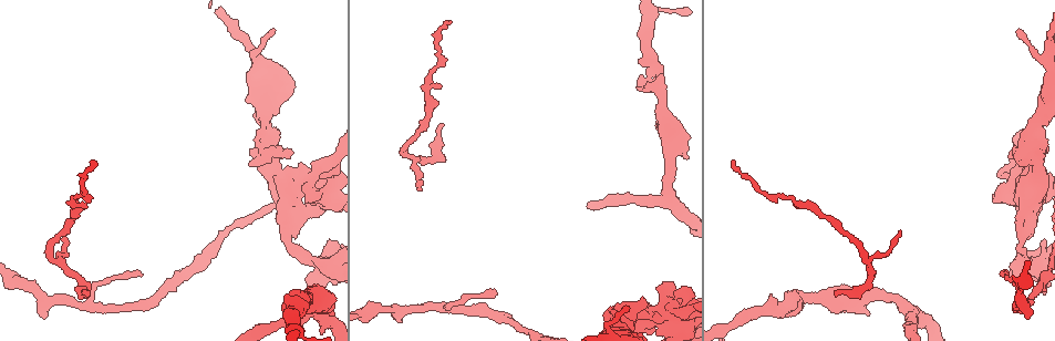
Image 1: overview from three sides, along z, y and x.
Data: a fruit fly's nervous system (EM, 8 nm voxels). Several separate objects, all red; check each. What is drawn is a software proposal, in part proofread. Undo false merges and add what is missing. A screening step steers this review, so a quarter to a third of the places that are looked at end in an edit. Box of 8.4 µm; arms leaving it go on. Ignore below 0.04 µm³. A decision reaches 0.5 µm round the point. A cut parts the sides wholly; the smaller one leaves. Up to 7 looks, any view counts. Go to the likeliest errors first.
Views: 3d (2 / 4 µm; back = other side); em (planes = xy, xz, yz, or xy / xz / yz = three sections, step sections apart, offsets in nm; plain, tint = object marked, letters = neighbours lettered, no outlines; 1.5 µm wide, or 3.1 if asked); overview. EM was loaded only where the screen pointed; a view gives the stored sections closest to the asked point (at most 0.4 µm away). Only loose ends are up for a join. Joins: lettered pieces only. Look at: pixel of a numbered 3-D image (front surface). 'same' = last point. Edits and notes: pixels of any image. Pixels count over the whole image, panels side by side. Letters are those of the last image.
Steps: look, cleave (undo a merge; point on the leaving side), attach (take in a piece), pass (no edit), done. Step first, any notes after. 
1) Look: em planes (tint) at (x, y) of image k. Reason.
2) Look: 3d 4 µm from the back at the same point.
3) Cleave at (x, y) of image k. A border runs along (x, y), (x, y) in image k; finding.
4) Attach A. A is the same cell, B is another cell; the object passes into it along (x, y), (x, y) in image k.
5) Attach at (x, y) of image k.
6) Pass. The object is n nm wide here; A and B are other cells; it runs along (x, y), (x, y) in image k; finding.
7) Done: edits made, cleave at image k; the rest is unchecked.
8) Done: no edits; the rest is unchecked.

Look: em planes (plain) at (420, 189) of image 1. An open end.

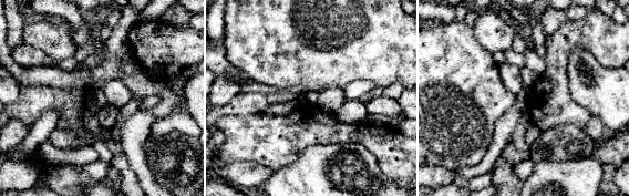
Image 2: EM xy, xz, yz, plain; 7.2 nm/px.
Look: em planes (tint) at the same point. With the object marked.

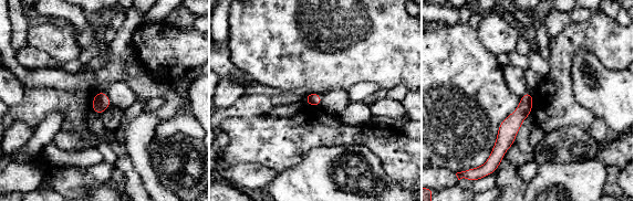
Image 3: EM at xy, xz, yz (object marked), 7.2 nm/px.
Look: em planes (letters) at the same point. What lies round it.

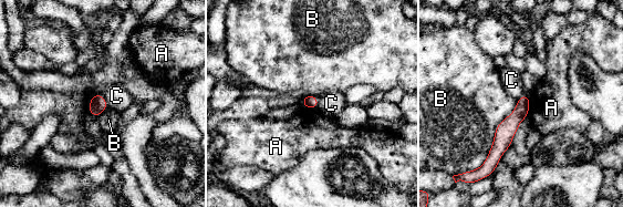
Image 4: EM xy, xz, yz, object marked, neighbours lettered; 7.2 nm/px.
Pass. The object is 100 nm wide here; A, B and C are other cells; no lettered piece goes on from it.

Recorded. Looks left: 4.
Look: em planes (letters) at (90, 293) of image 1. Branch stops here.

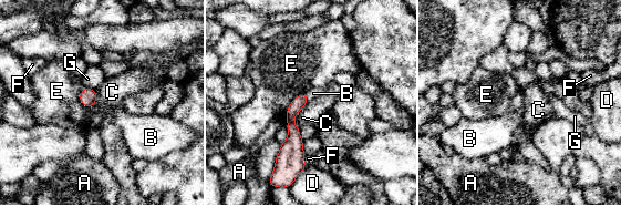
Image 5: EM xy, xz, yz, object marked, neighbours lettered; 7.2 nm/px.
Attach at (313, 93) of image 5. The longest contact is with E, 260 nm; B is the same cell, A, C, D, E, F and G are other cells; it goes on there.

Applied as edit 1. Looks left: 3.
Look: em planes (letters) at (447, 22) of image 1. An open end.

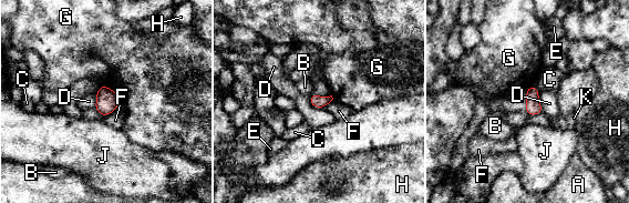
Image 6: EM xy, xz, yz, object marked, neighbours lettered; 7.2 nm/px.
Pass. A, B, C, D, E, F, G, H, J and K are other cells; a border runs along (308, 95), (313, 107), (325, 108) in image 6; no lettered piece goes on from it.

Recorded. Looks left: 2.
Done: edits made, attach at image 5; the rest is unchecked.

